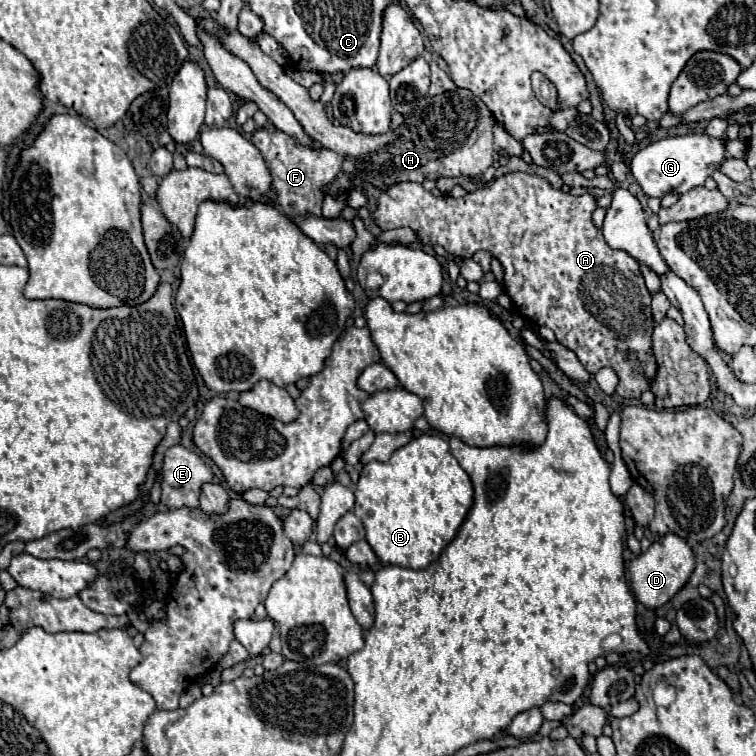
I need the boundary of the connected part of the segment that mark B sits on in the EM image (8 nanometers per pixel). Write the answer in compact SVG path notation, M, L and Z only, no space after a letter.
M420 435L396 449L386 463L364 465L356 485L354 513L366 527L366 541L386 565L426 569L464 525L474 503L468 473L452 457L446 439Z

